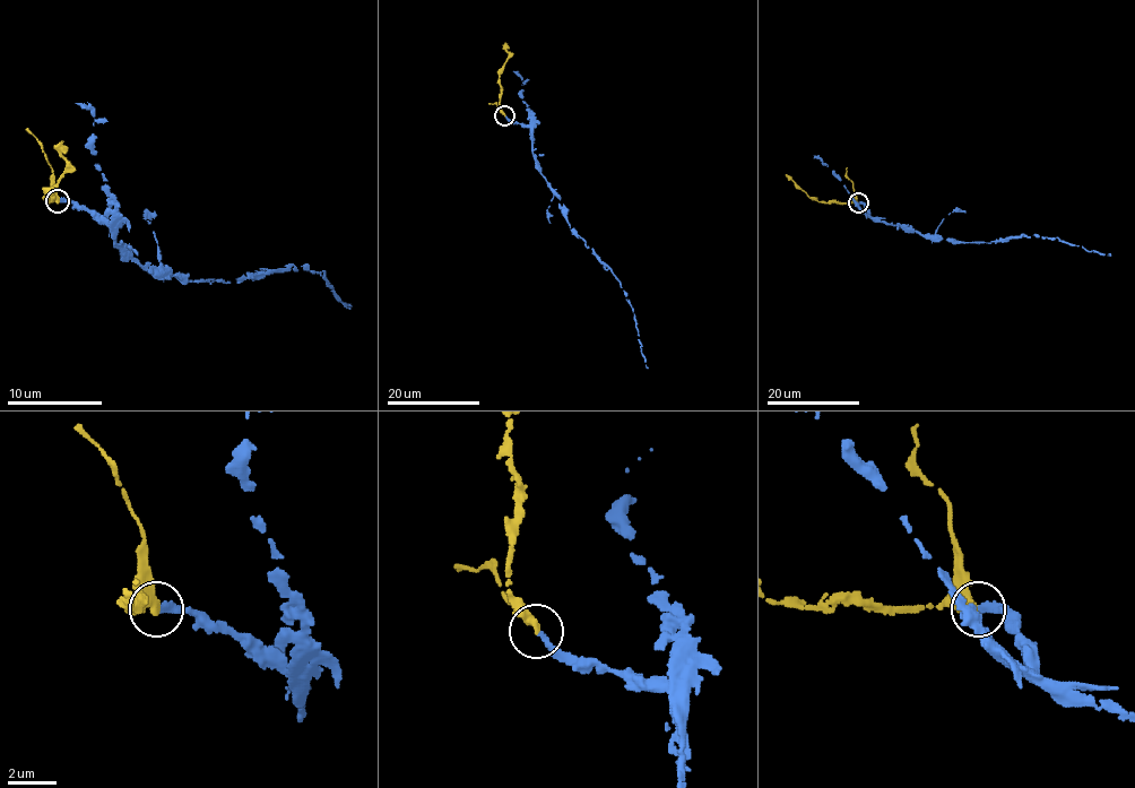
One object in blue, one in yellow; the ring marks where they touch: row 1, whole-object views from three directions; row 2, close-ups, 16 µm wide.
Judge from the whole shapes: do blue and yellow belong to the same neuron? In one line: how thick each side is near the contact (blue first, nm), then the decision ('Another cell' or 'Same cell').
Thickness 240 nm (blue) against 400 nm. Same cell

